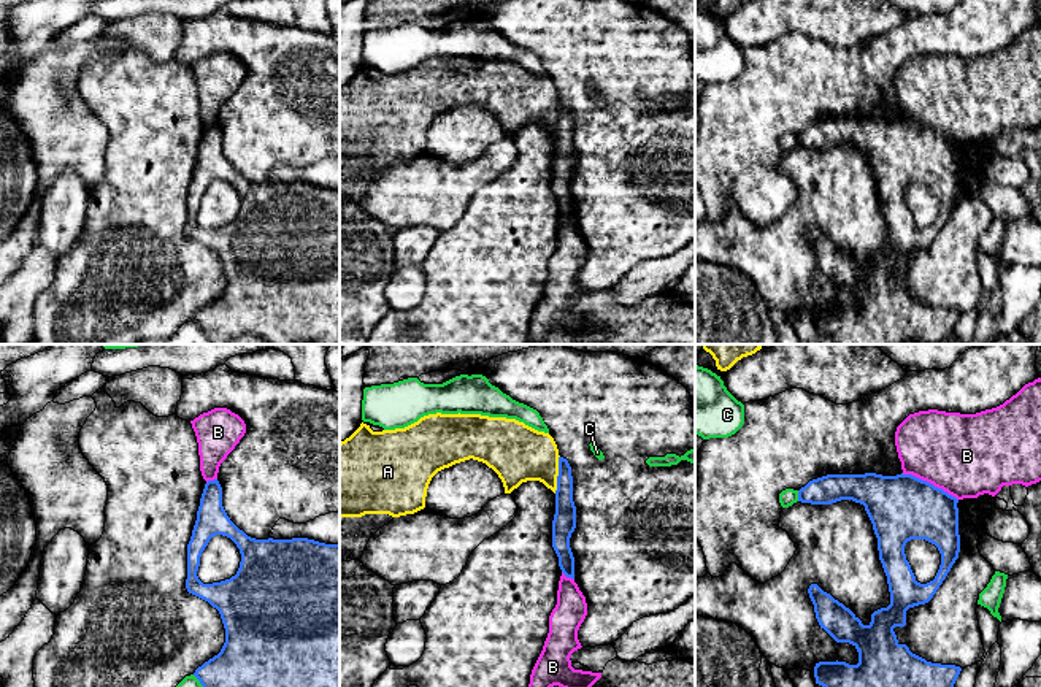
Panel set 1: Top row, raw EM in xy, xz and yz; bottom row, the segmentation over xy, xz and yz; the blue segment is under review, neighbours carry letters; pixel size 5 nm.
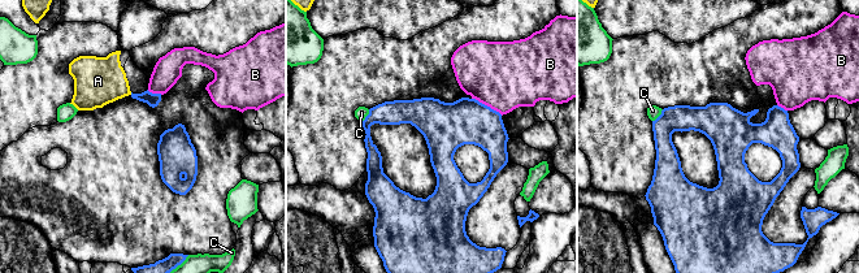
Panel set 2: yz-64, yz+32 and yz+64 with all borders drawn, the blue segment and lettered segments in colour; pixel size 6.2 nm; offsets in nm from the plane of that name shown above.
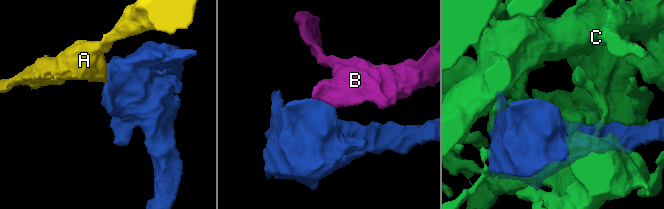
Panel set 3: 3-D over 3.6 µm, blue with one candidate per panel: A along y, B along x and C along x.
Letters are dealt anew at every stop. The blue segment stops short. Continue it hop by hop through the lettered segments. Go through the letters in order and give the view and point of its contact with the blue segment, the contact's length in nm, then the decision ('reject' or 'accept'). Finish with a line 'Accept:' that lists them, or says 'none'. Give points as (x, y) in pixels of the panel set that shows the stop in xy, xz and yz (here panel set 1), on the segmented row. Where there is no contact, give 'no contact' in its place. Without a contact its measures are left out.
A: contact xz (559, 475); length 190 nm; reject
B: contact yz (929, 483); length 320 nm; reject
C: contact yz (798, 495); length 60 nm; reject
Accept: none

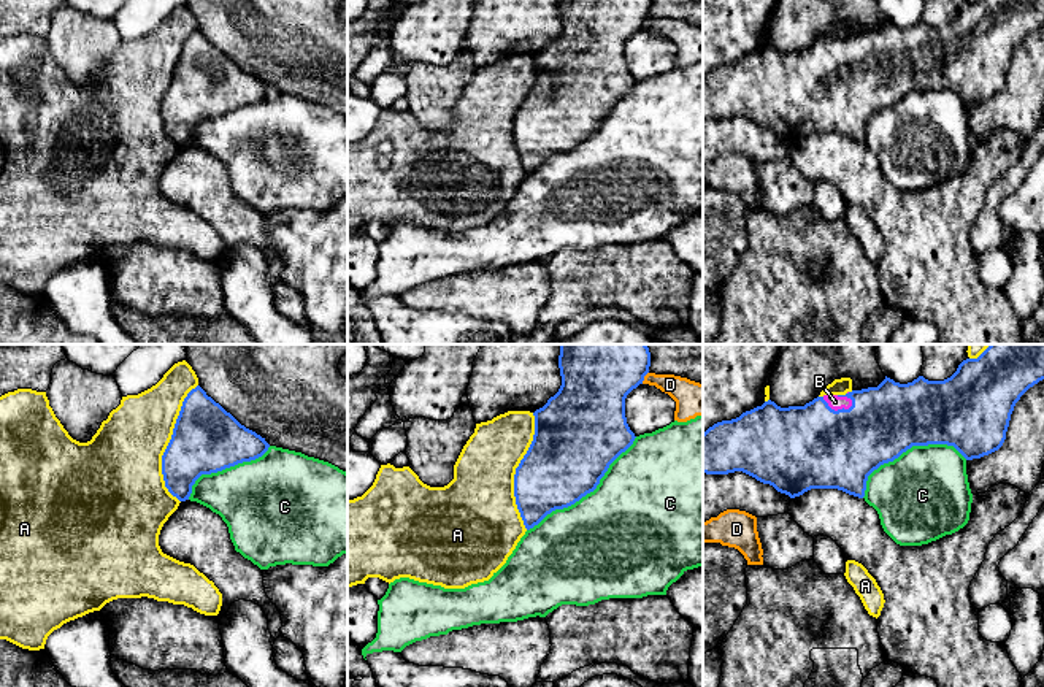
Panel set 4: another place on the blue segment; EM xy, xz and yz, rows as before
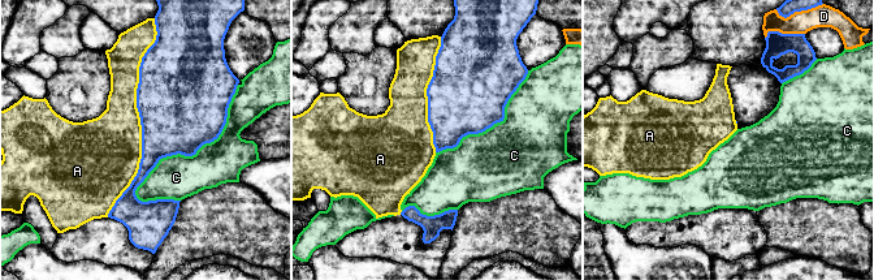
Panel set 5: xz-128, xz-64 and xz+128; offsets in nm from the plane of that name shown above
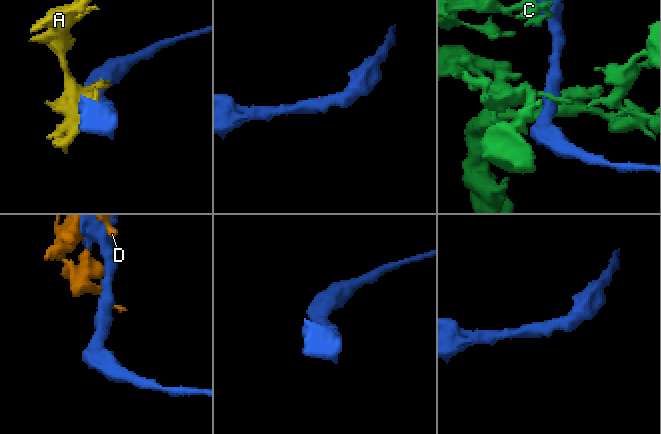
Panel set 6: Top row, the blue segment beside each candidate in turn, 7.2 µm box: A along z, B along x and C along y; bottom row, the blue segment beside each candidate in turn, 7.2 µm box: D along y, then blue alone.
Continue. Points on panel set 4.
A: contact xy (168, 443); length 600 nm; reject
B: contact yz (838, 410); length 170 nm; accept
C: contact xz (586, 494); length 750 nm; reject
D: contact xz (643, 378); length 70 nm; reject
Accept: B

